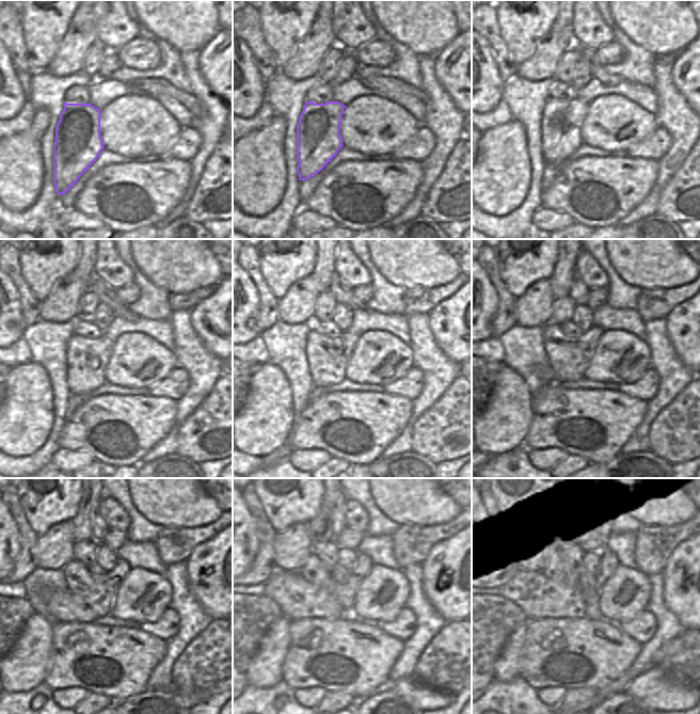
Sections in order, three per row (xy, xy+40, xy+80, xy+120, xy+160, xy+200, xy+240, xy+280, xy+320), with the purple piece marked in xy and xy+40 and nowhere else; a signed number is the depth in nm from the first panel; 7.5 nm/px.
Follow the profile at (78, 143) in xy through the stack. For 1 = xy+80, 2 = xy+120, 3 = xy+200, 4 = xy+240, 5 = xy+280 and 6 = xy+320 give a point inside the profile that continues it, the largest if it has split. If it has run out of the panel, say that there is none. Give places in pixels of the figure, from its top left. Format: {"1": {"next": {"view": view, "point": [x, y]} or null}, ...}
{"1": {"next": {"view": "xy+80", "point": [561, 121]}}, "2": {"next": {"view": "xy+120", "point": [86, 359]}}, "3": {"next": {"view": "xy+200", "point": [573, 356]}}, "4": {"next": {"view": "xy+240", "point": [99, 594]}}, "5": {"next": {"view": "xy+280", "point": [345, 593]}}, "6": {"next": {"view": "xy+320", "point": [608, 561]}}}

